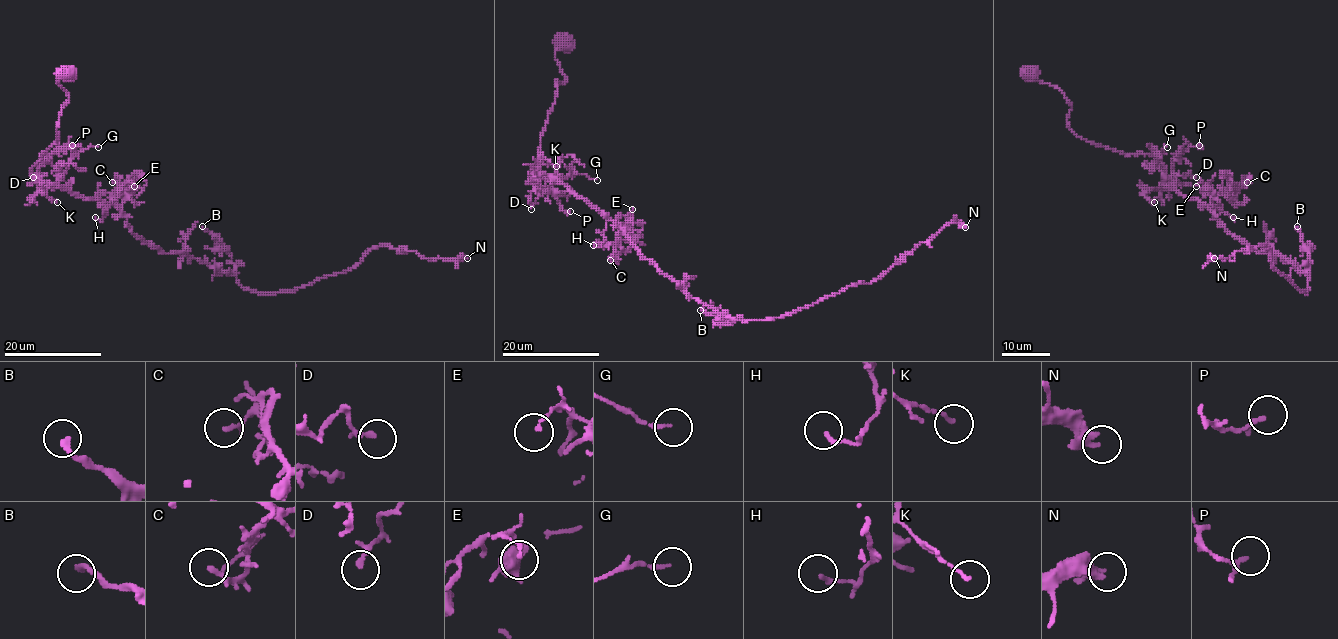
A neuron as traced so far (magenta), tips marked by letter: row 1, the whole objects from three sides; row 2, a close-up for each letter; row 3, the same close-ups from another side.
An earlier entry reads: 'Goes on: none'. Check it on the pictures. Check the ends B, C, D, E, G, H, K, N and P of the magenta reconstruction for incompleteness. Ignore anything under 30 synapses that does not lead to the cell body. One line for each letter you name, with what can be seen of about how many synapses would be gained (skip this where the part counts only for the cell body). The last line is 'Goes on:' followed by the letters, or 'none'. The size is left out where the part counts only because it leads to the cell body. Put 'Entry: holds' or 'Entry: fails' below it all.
Goes on: none
Entry: holds

